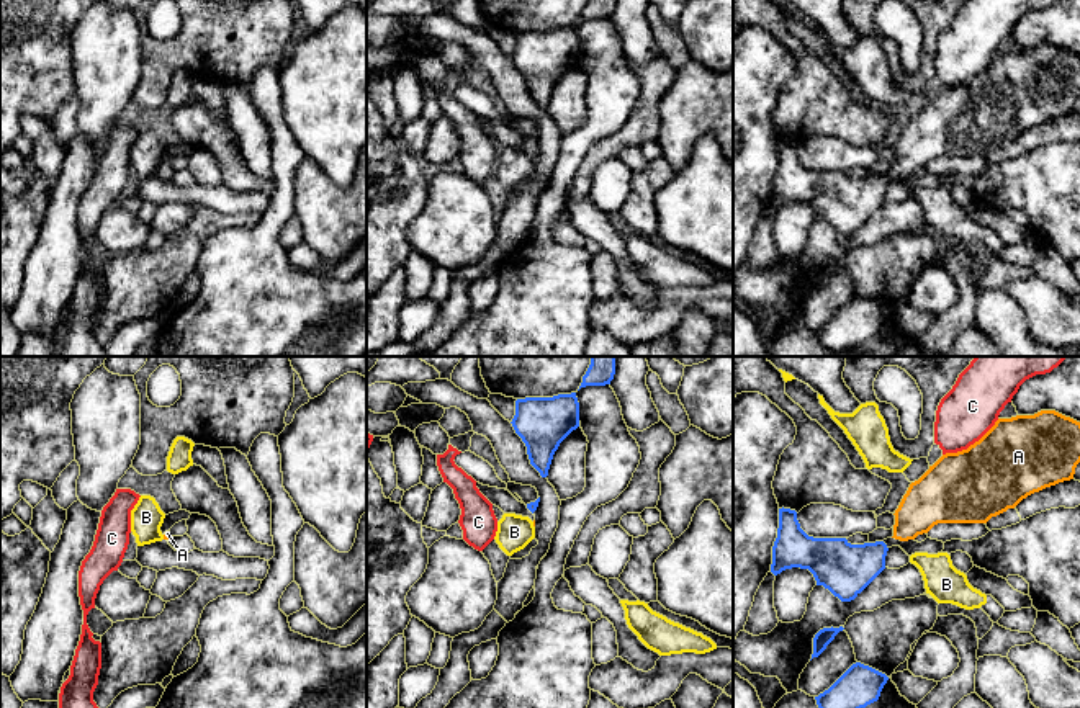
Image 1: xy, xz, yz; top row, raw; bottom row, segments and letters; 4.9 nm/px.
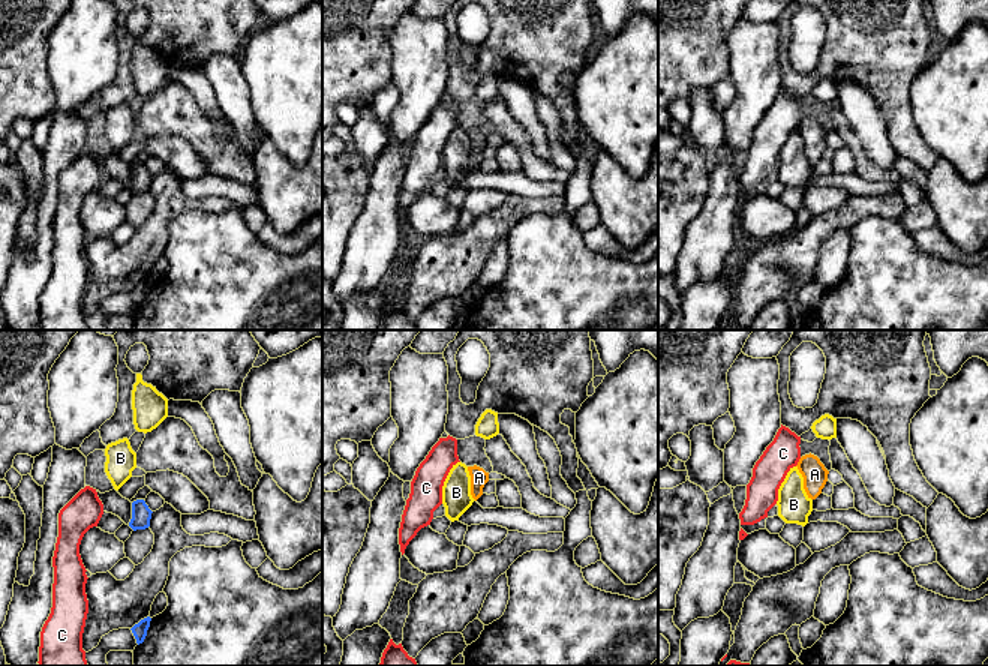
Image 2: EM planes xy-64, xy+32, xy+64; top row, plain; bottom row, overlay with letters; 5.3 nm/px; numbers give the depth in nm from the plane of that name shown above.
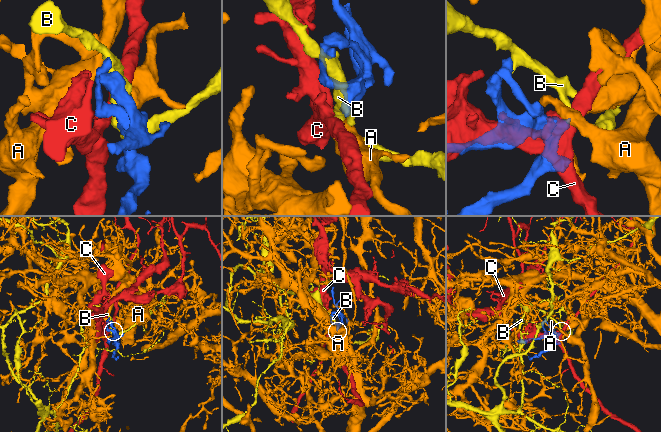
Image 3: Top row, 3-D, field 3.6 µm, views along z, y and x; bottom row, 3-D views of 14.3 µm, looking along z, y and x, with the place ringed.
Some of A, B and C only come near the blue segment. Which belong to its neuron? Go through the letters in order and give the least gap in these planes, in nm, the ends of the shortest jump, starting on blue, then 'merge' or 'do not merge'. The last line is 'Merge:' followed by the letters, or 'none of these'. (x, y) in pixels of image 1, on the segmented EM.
A: 50 nm apart; from blue across yz (884, 543), (892, 537); merge
B: 30 nm apart; from blue across xz (532, 512), (527, 517); do not merge
C: 160 nm apart; from blue across xz (527, 507), (496, 519); do not merge
Merge: A

